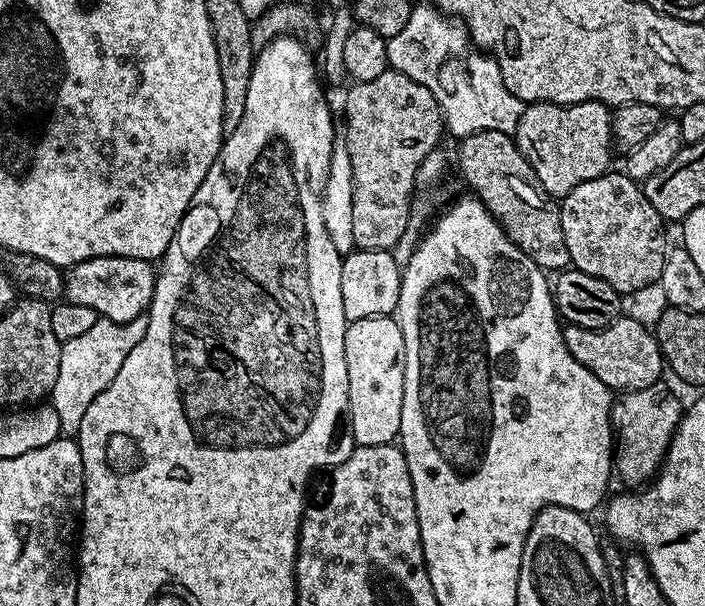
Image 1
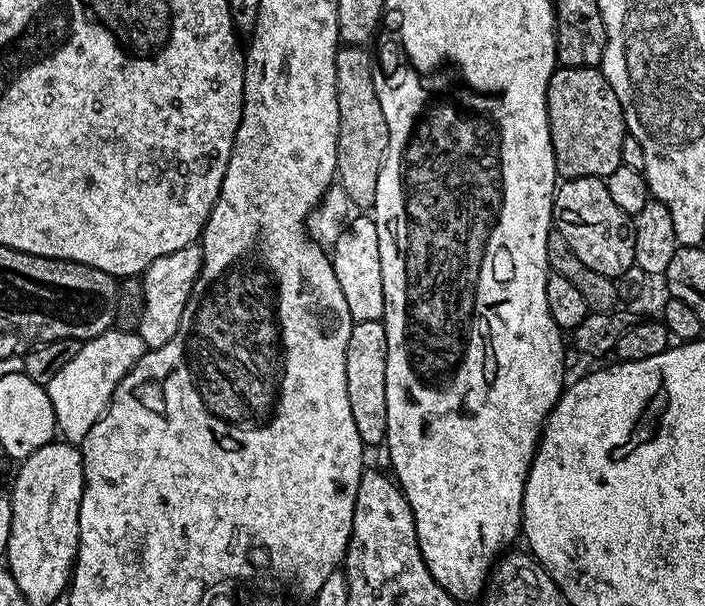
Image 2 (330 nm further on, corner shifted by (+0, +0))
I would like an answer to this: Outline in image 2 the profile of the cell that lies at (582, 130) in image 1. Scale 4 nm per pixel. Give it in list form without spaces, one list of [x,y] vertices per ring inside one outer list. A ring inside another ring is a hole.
[[[557,67],[548,83],[548,125],[550,126],[550,142],[554,146],[556,171],[561,177],[570,180],[583,176],[606,178],[610,174],[614,174],[614,170],[620,167],[622,142],[626,135],[624,111],[610,82],[606,82],[603,71],[599,67]]]

